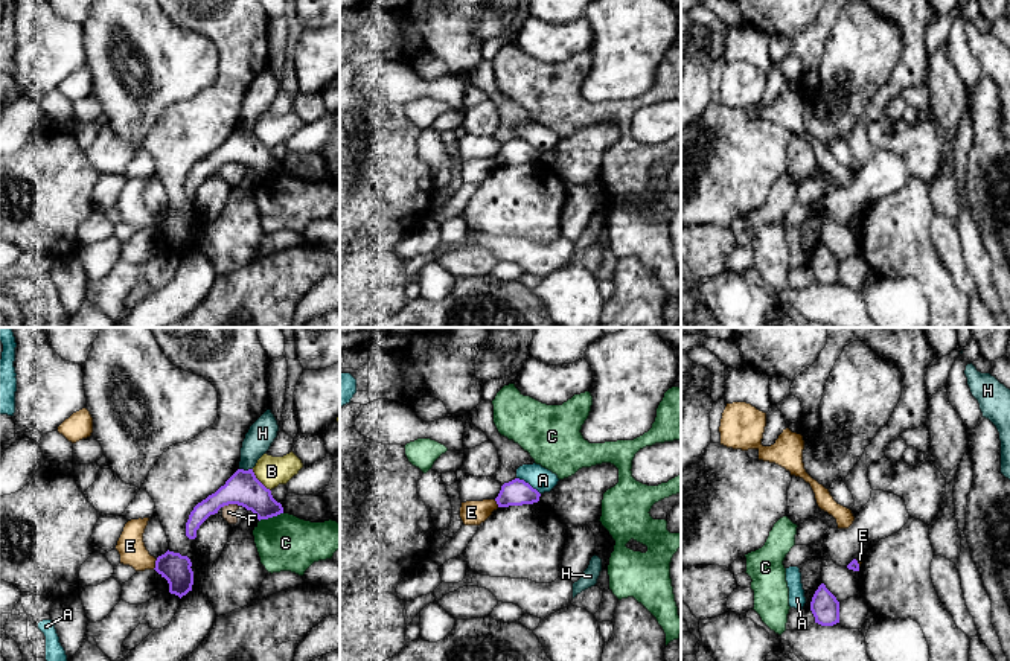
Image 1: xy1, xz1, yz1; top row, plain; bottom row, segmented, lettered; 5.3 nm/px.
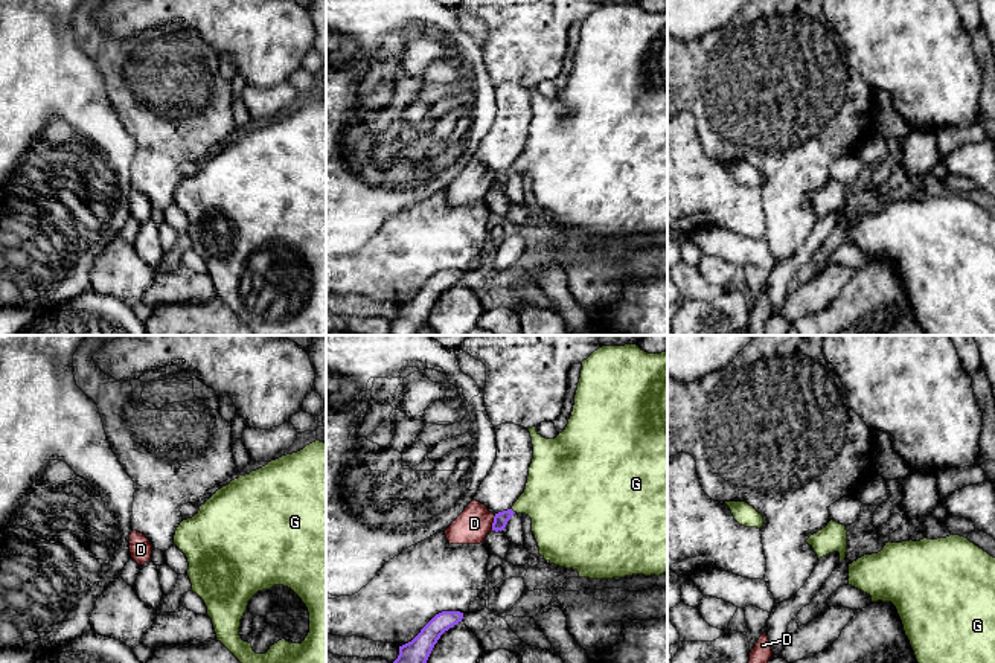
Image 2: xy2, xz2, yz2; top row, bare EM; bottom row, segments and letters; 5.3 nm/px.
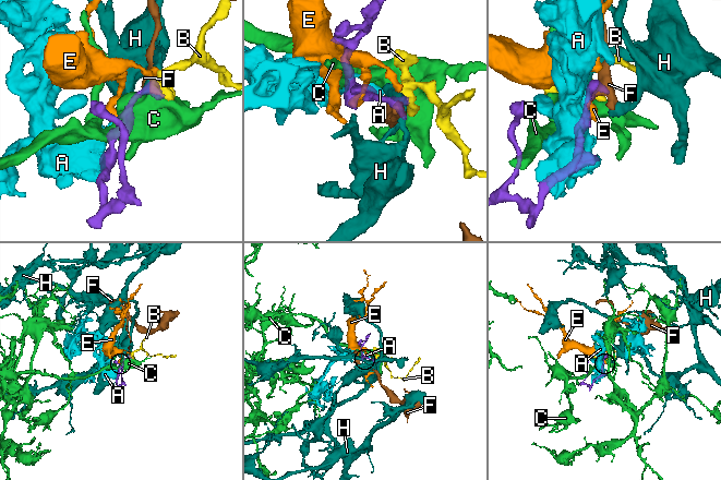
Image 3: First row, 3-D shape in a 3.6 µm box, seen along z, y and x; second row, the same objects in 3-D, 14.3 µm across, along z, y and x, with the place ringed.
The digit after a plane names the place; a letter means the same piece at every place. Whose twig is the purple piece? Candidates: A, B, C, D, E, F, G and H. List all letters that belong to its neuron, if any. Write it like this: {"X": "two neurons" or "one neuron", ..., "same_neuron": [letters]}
{"A": "two neurons", "B": "two neurons", "C": "two neurons", "D": "two neurons", "E": "two neurons", "F": "two neurons", "G": "one neuron", "H": "two neurons", "same_neuron": ["G"]}

